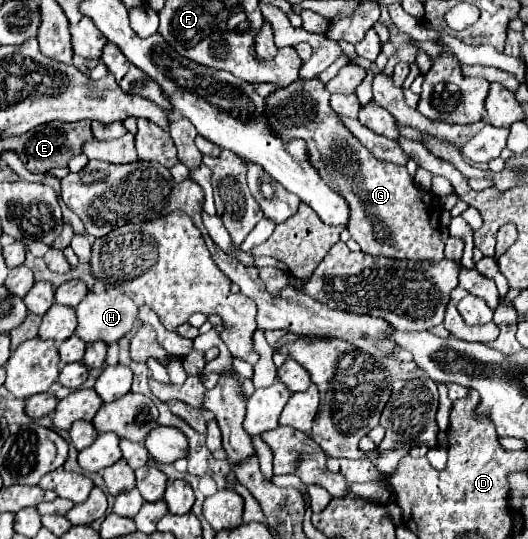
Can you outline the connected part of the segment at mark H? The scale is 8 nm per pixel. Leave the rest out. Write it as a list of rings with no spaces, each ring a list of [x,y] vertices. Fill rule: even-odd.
[[[90,291],[82,303],[78,303],[76,307],[76,315],[78,315],[78,327],[76,327],[76,335],[82,341],[104,341],[106,345],[116,343],[118,339],[122,339],[126,333],[130,333],[138,321],[138,305],[134,303],[134,299],[128,293],[122,291],[102,291],[102,293],[94,293]]]

